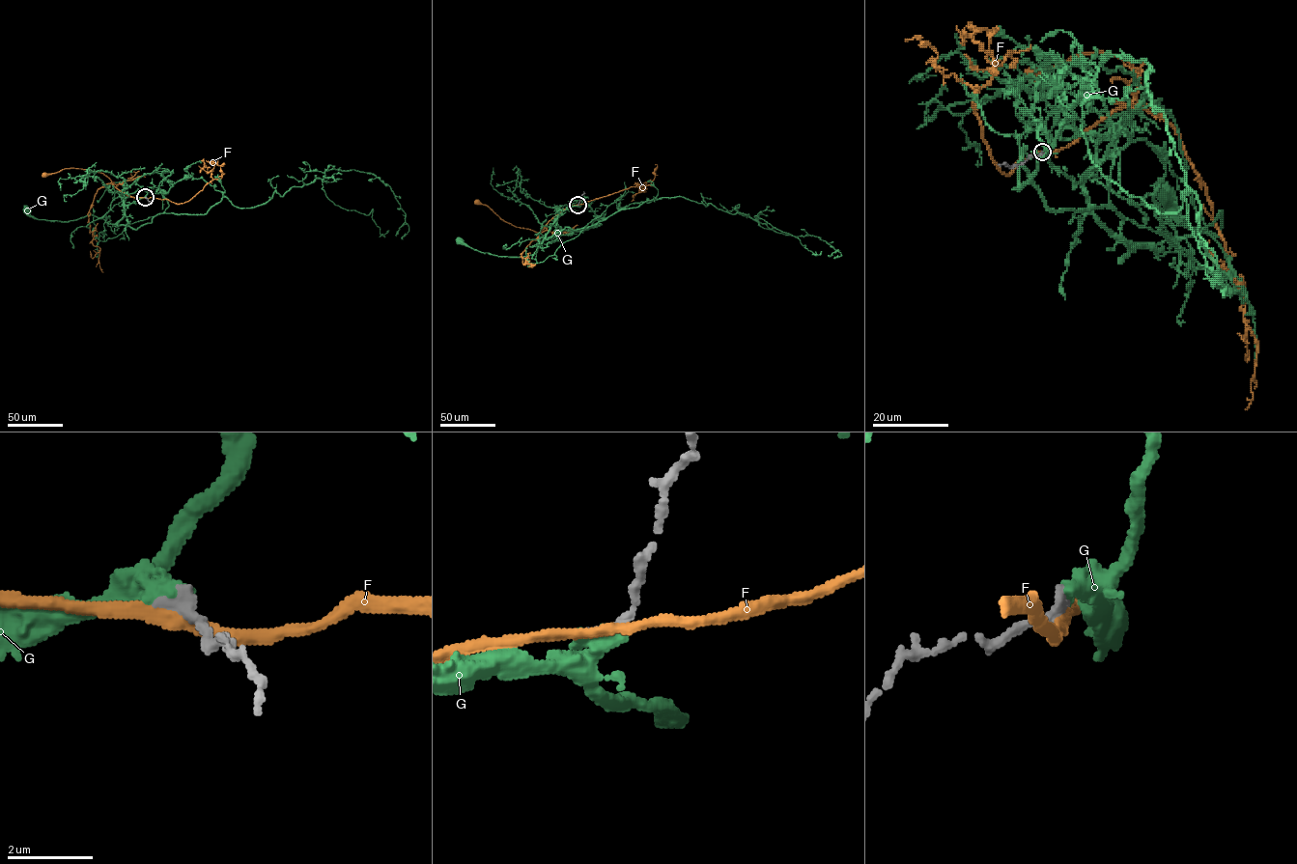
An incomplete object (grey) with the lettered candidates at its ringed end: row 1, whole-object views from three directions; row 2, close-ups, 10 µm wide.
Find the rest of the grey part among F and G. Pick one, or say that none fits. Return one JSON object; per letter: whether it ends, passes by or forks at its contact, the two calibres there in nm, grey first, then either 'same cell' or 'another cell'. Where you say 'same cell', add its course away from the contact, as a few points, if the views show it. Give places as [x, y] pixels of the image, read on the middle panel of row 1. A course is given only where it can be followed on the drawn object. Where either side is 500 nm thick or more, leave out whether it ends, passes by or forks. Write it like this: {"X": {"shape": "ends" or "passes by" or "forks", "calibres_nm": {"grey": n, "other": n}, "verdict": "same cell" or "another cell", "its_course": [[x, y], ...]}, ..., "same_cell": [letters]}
{"F": {"shape": "passes by", "calibres_nm": {"grey": 320, "other": 280}, "verdict": "another cell"}, "G": {"shape": "ends", "calibres_nm": {"grey": 320, "other": 480}, "verdict": "same cell", "its_course": [[578, 205], [568, 207], [556, 216], [535, 253], [523, 257], [495, 256], [473, 249], [459, 240]]}, "same_cell": ["G"]}

